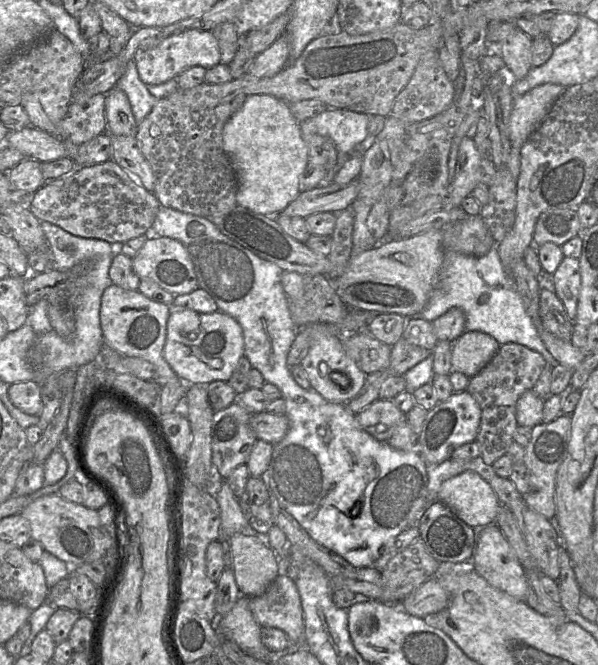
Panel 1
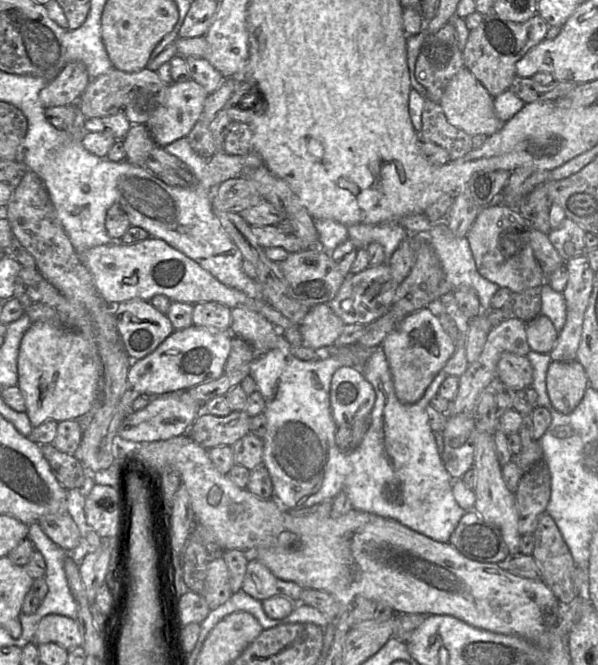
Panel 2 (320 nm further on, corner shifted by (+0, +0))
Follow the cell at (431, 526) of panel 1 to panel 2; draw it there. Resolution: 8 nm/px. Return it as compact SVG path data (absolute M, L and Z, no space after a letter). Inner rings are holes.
M474 510L466 511L461 517L449 543L465 557L481 563L503 563L511 557L499 529L485 522Z

